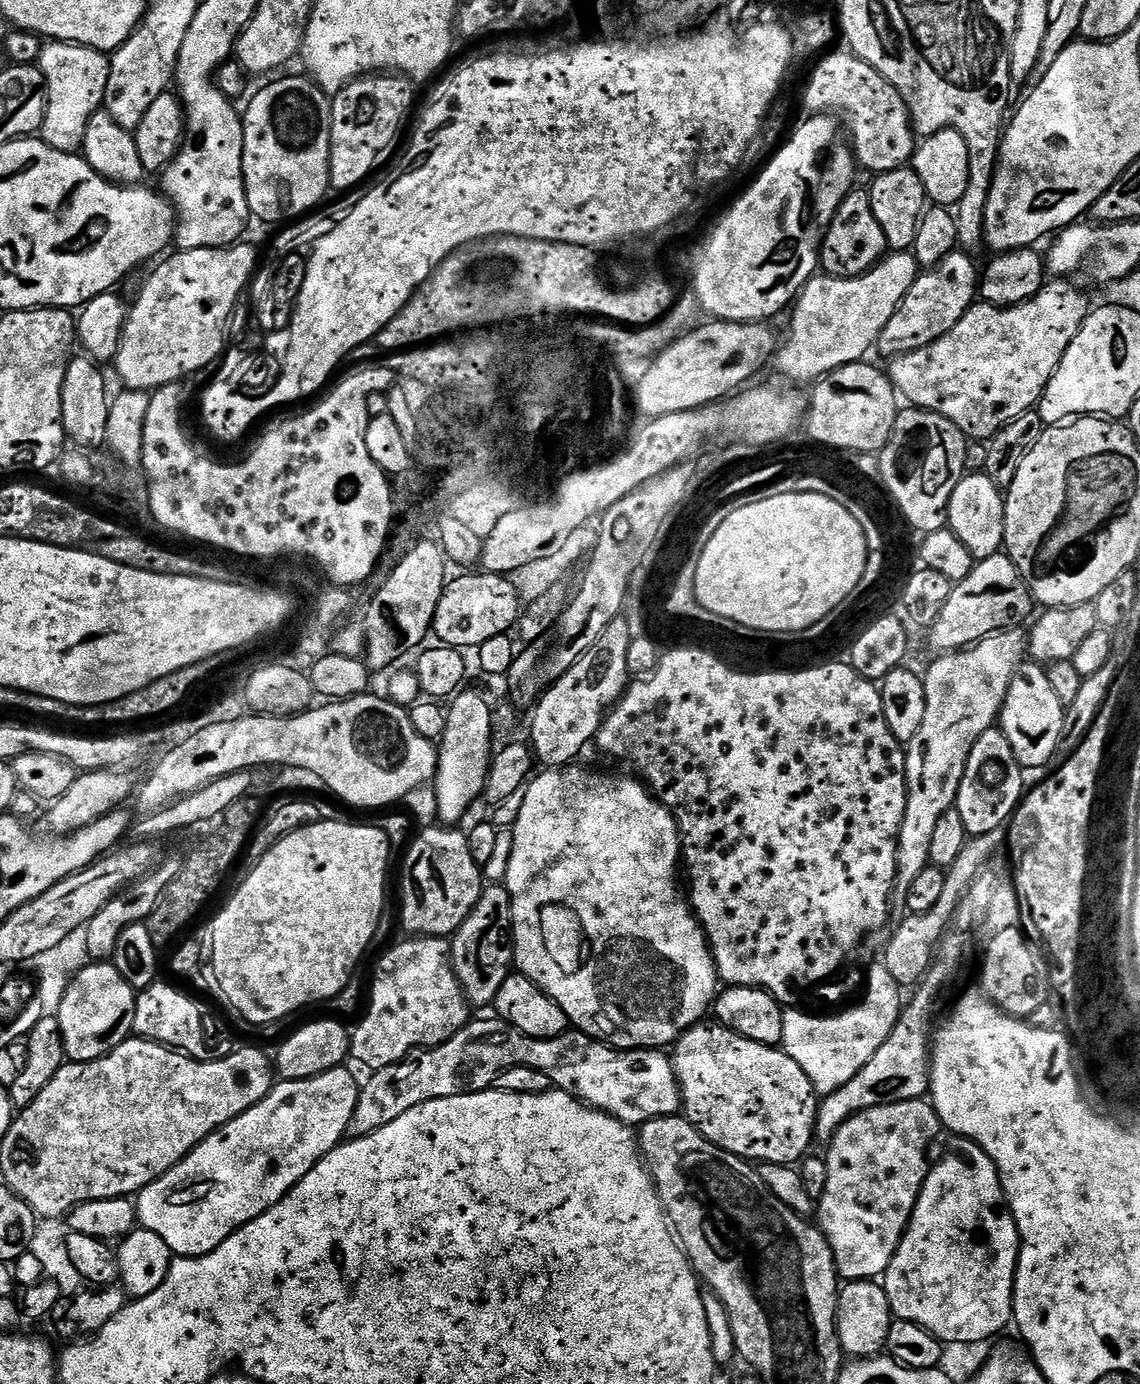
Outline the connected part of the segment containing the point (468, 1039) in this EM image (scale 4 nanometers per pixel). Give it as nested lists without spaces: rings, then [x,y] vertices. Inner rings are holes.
[[[473,1019],[445,1044],[417,1051],[399,1064],[375,1069],[369,1075],[372,1077],[363,1081],[347,1135],[352,1138],[369,1136],[374,1130],[394,1122],[394,1118],[402,1118],[406,1110],[431,1100],[489,1091],[498,1074],[518,1066],[542,1070],[542,1074],[550,1078],[553,1089],[570,1094],[590,1108],[599,1108],[607,1116],[629,1126],[675,1116],[681,1111],[680,1083],[676,1080],[672,1056],[667,1051],[654,1048],[617,1050],[575,1030],[553,1040],[531,1040],[518,1029],[511,1028],[505,1020],[491,1019]]]

